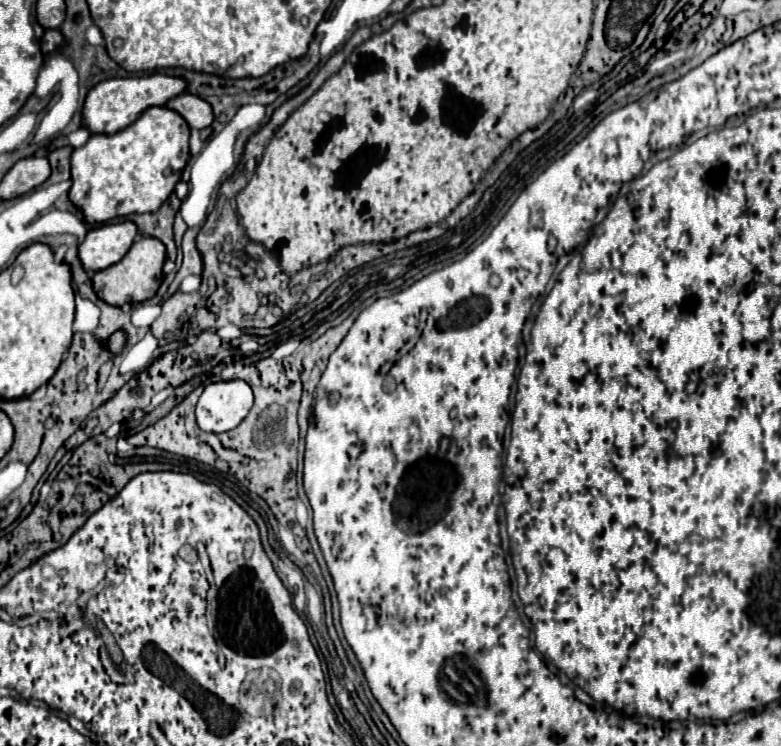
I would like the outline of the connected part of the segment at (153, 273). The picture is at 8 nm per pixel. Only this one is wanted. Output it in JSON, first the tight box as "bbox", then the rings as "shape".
{"bbox":[92,236,166,306],"shape":[[[138,236],[136,242],[132,244],[132,248],[128,250],[128,254],[120,262],[116,262],[92,276],[94,292],[100,296],[100,300],[104,300],[112,306],[124,306],[124,304],[132,304],[132,302],[150,300],[162,284],[164,260],[166,260],[166,248],[164,248],[164,244],[160,244],[160,240],[152,240],[152,236]]]}

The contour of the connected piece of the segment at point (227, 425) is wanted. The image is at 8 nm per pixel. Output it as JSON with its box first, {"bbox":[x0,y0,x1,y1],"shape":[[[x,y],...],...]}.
{"bbox":[196,380,254,432],"shape":[[[228,380],[228,382],[214,382],[208,384],[196,404],[196,422],[204,432],[228,432],[236,428],[254,404],[252,388],[244,380]]]}

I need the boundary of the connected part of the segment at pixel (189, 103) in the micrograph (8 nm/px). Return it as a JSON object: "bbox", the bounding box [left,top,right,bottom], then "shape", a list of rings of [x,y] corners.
{"bbox":[166,92,214,130],"shape":[[[184,92],[184,94],[176,96],[166,106],[176,110],[190,124],[190,128],[200,130],[200,128],[206,128],[214,122],[212,106],[206,100],[200,100],[200,96],[192,96],[190,92]]]}

